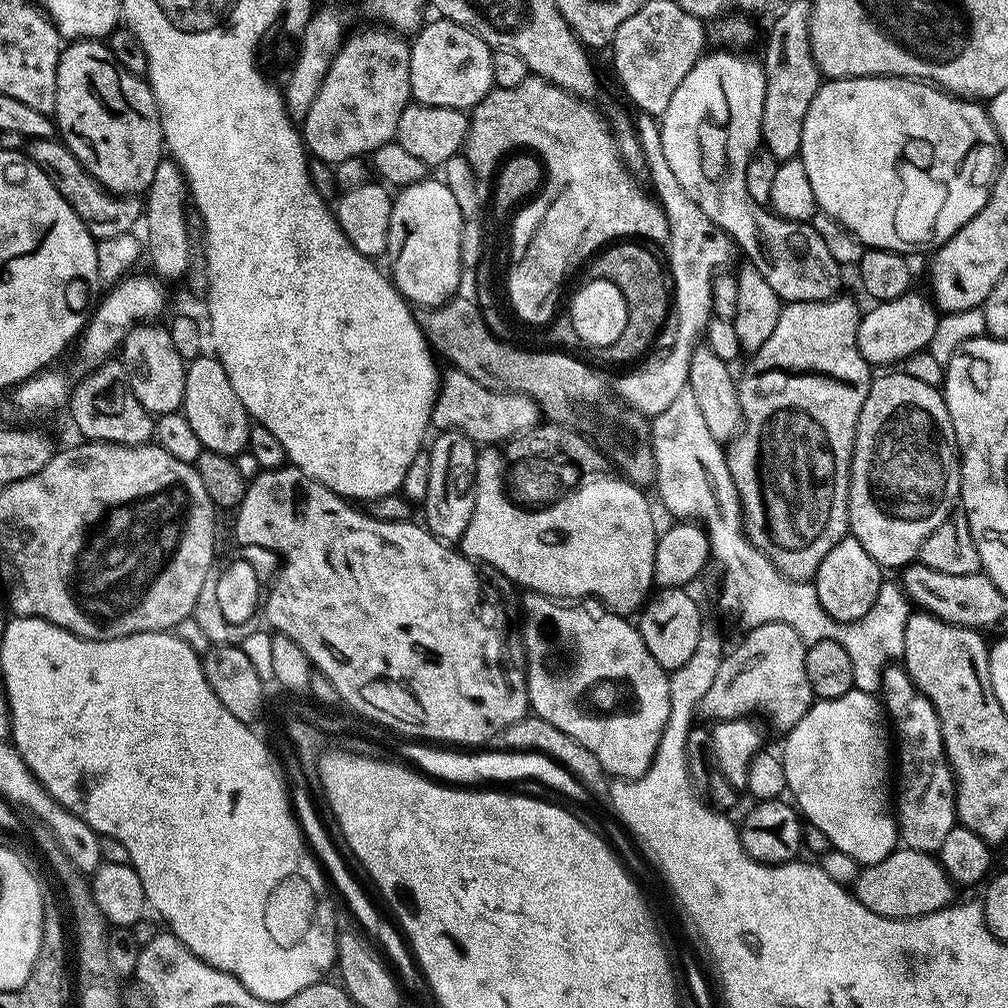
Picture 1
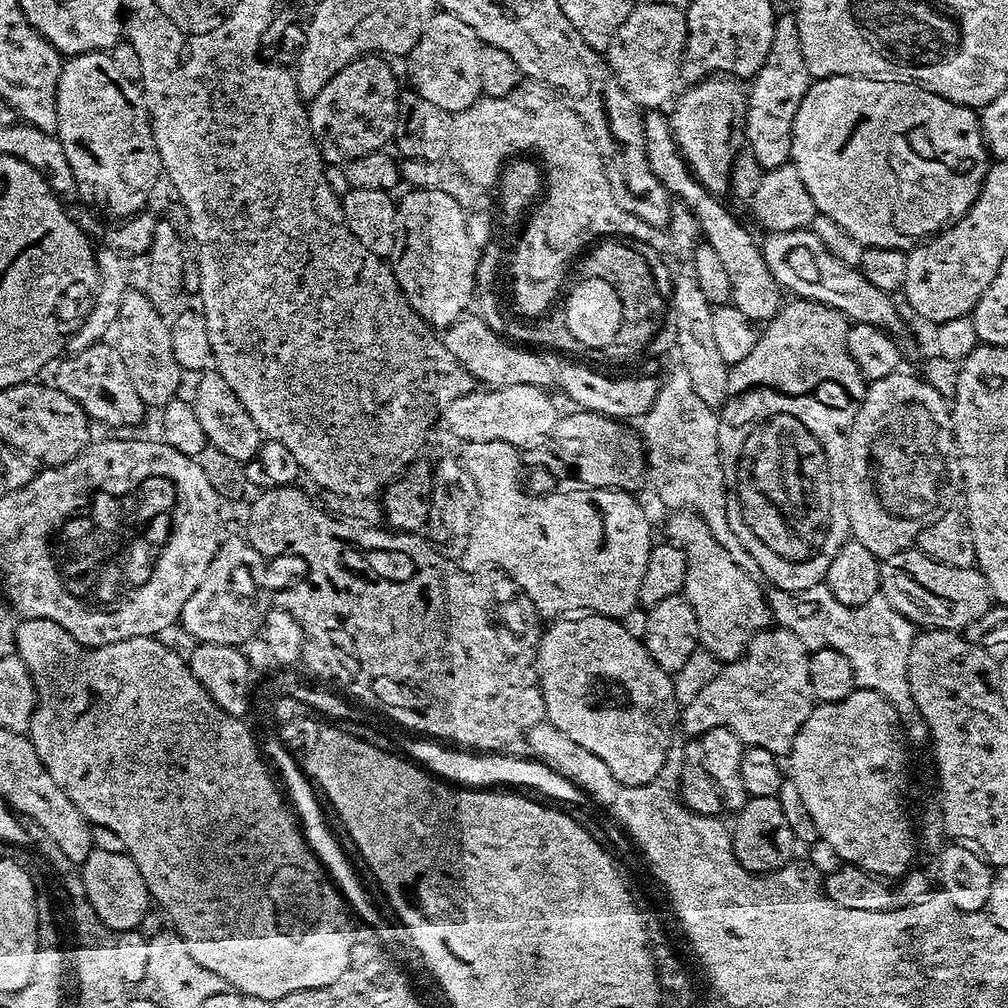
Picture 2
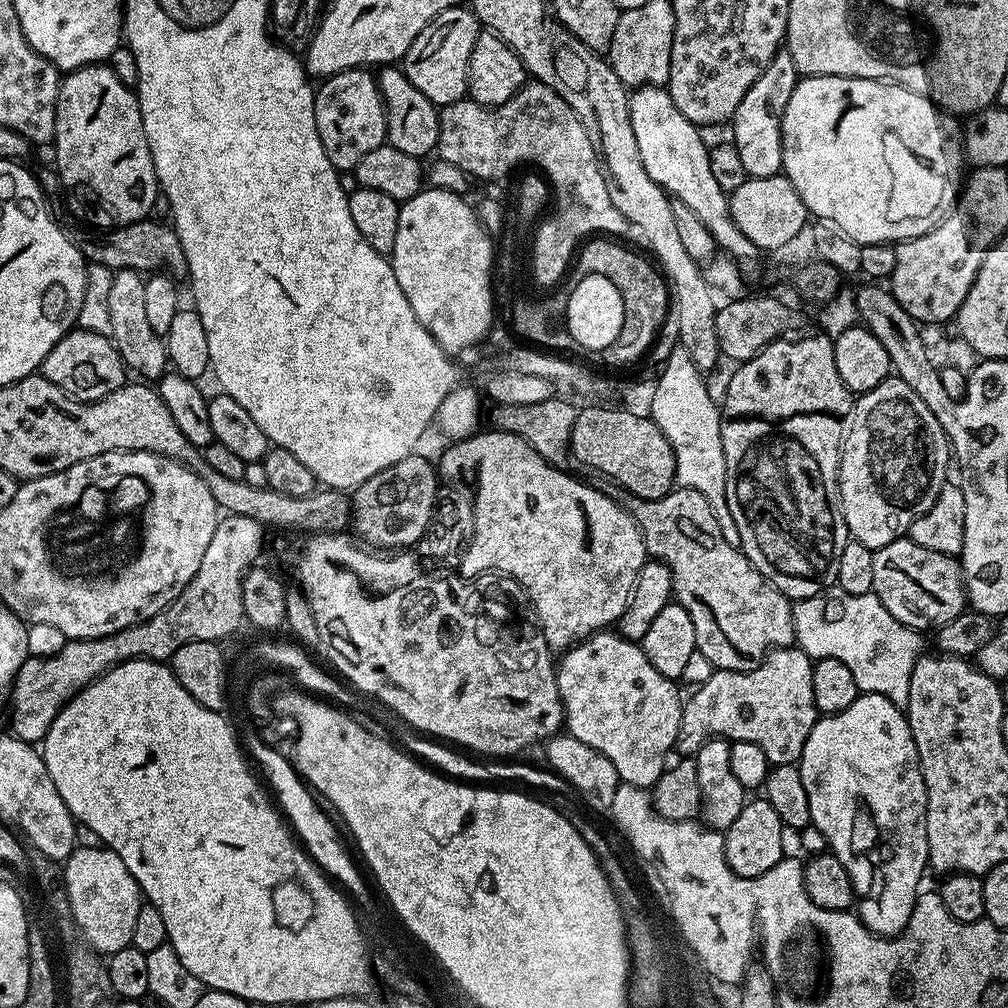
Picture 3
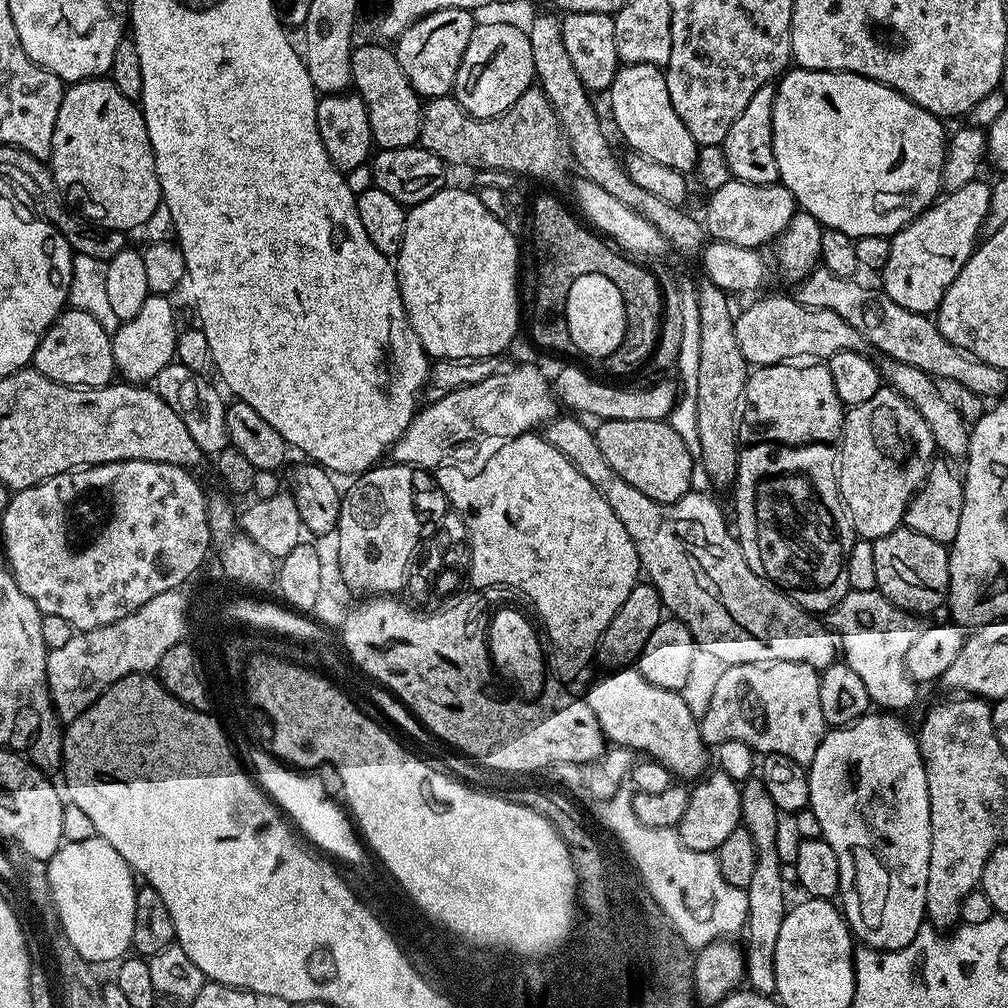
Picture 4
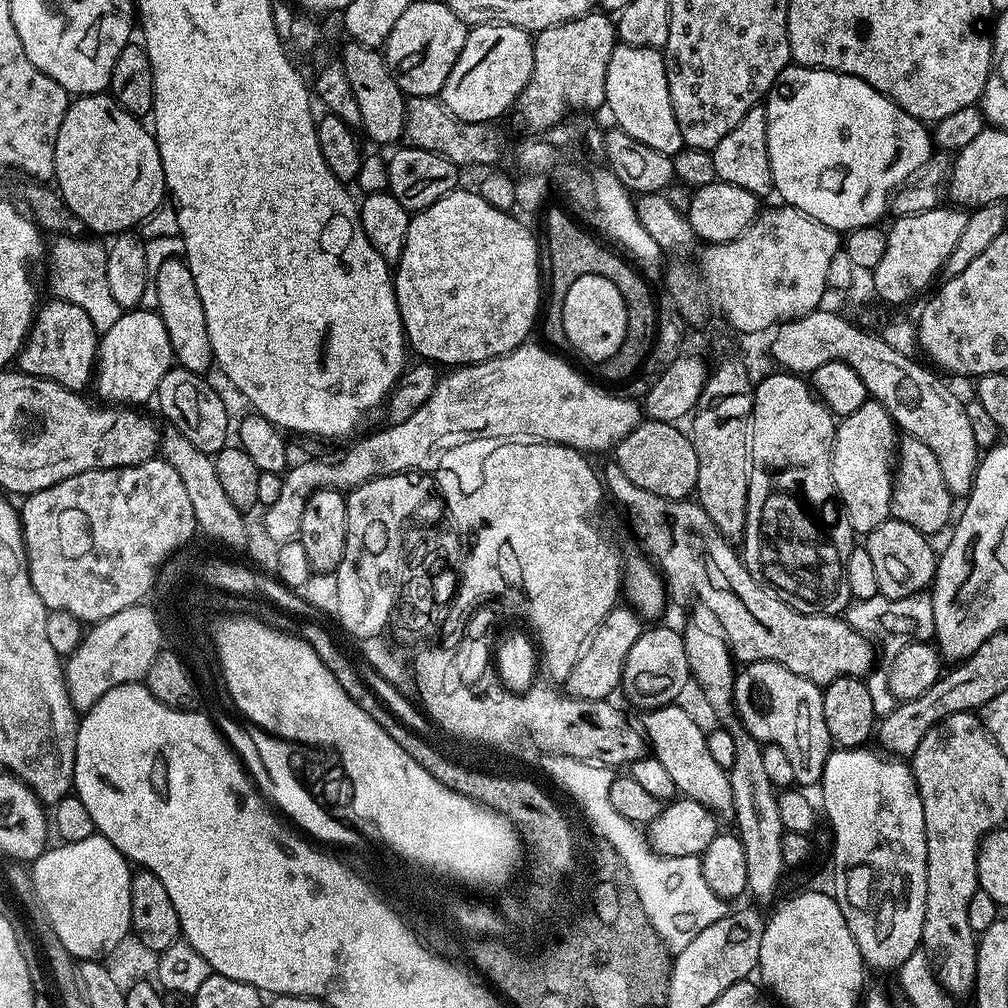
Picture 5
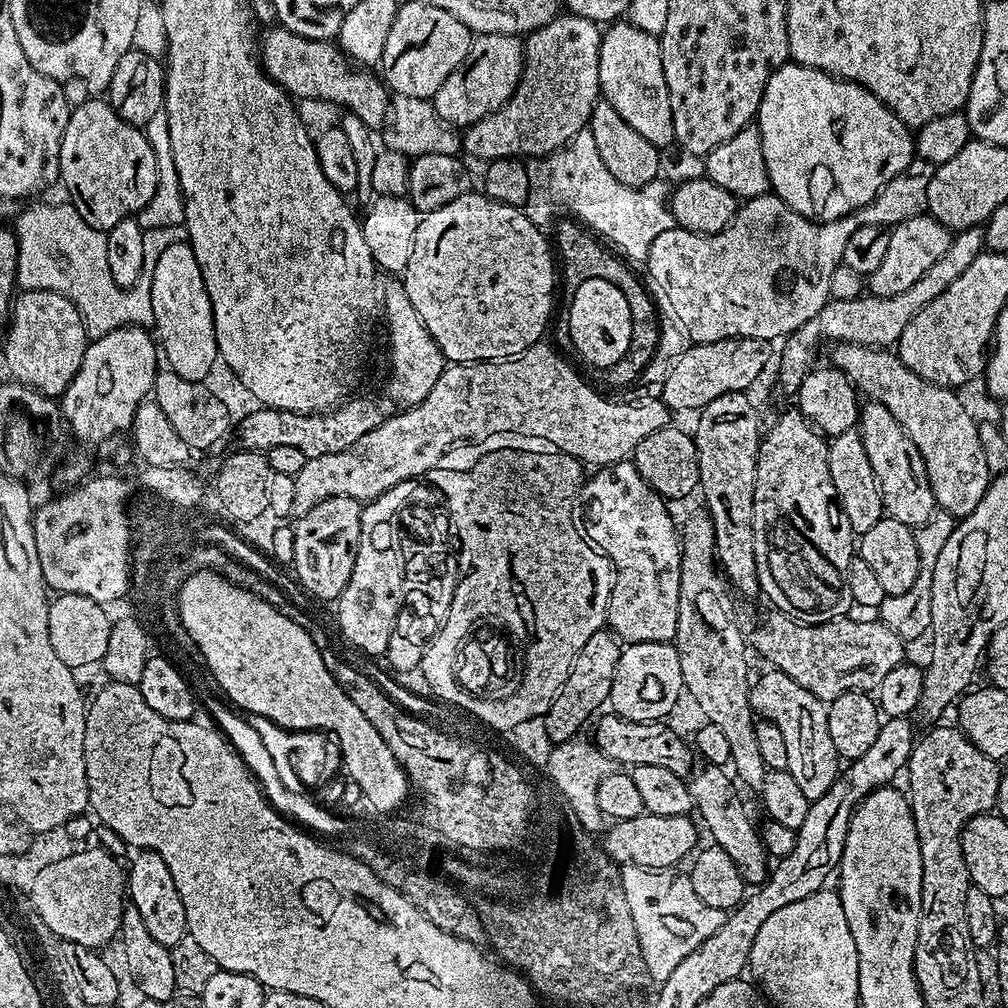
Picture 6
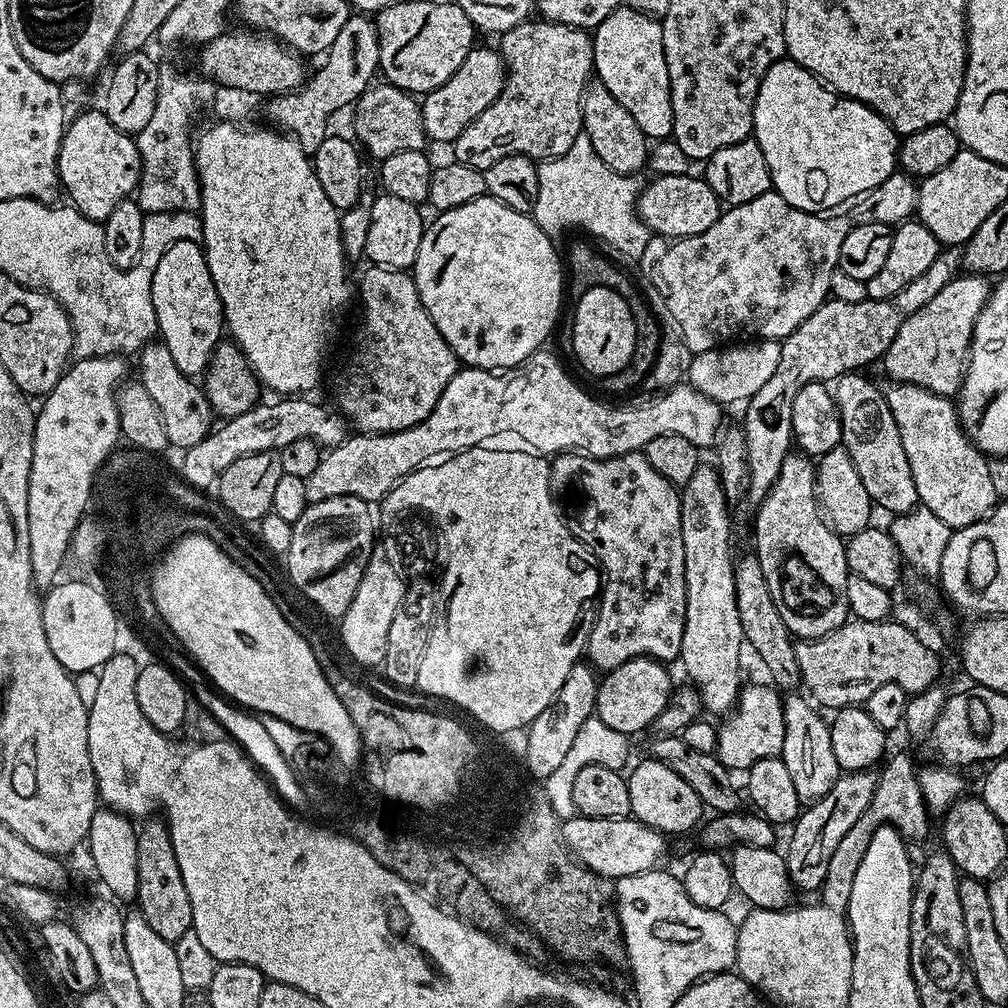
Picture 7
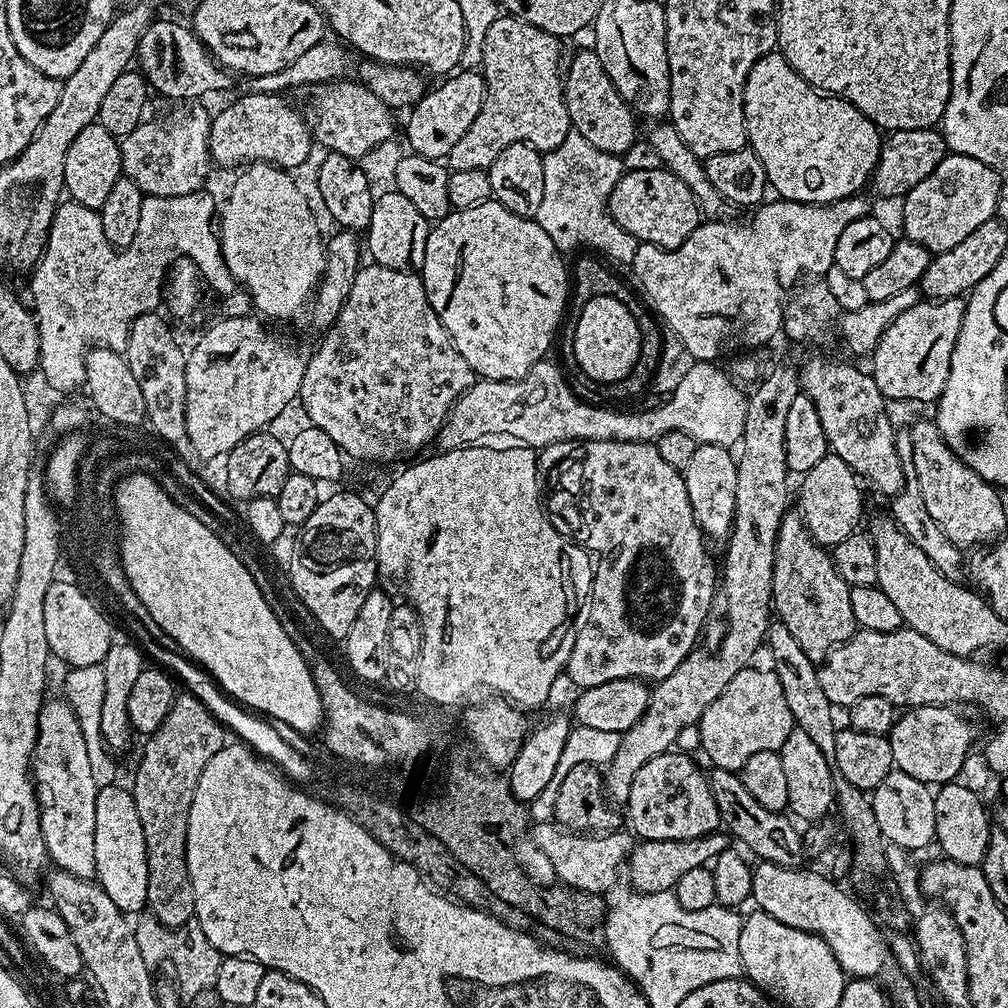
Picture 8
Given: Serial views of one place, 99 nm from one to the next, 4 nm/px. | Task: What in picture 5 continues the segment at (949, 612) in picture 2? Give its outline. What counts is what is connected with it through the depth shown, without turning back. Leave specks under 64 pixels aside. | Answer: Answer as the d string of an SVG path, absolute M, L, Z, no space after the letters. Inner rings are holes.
M889 518L872 532L863 537L862 547L874 562L874 575L878 578L880 595L892 600L923 593L936 578L937 549L932 549L933 541L923 536L914 526Z

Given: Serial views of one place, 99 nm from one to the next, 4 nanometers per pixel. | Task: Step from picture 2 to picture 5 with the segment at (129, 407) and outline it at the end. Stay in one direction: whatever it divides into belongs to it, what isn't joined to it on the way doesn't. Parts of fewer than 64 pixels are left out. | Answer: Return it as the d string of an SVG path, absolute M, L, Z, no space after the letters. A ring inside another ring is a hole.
M49 299L49 304L41 303L36 309L36 318L18 357L19 371L58 382L72 392L83 393L84 387L91 385L98 359L98 333L86 318L82 306L74 306L65 300Z

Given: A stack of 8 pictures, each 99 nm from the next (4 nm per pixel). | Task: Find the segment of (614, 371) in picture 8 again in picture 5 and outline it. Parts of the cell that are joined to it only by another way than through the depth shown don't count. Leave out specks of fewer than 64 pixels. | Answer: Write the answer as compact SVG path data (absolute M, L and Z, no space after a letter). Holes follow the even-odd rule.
M582 274L578 278L574 278L574 282L570 282L570 290L566 290L566 294L559 301L560 304L560 324L564 327L564 336L568 339L568 344L580 356L592 360L597 356L600 362L607 362L612 359L614 354L618 354L618 346L622 346L622 342L626 338L626 326L628 319L626 318L626 302L622 302L622 294L618 294L618 286L614 286L614 282L605 276L598 274Z

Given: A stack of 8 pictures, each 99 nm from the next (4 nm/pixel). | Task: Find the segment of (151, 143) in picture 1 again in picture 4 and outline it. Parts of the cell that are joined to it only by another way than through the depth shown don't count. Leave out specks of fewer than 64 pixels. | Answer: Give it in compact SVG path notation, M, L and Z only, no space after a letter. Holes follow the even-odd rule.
M111 79L80 80L77 84L68 84L65 87L62 106L58 106L58 122L54 122L50 167L54 182L64 196L65 204L75 209L85 221L98 224L101 228L112 228L116 232L125 234L131 233L131 228L136 228L136 230L143 229L144 223L150 218L150 214L154 214L161 207L160 183L158 182L156 163L154 162L154 154L148 137L148 127L144 121L141 105L137 101L126 98L126 94L122 94L122 90L118 90L118 86L114 86Z

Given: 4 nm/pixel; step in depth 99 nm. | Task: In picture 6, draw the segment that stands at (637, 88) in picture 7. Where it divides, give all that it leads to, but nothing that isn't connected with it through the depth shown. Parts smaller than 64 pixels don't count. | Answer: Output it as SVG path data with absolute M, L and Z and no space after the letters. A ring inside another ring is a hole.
M627 22L607 25L600 37L598 78L603 99L608 100L624 121L646 138L646 142L661 149L675 141L670 94L666 90L666 74L662 74L662 50L657 37Z

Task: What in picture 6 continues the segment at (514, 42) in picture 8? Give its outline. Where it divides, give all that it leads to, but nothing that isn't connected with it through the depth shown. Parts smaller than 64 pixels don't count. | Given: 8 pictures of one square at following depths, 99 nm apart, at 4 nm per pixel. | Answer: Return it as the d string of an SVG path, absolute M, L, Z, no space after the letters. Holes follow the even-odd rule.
M561 14L546 26L527 33L523 41L524 69L514 94L486 118L469 124L462 132L462 148L476 160L506 160L509 158L544 157L567 146L576 134L588 126L597 100L601 99L598 78L601 25L590 18Z

